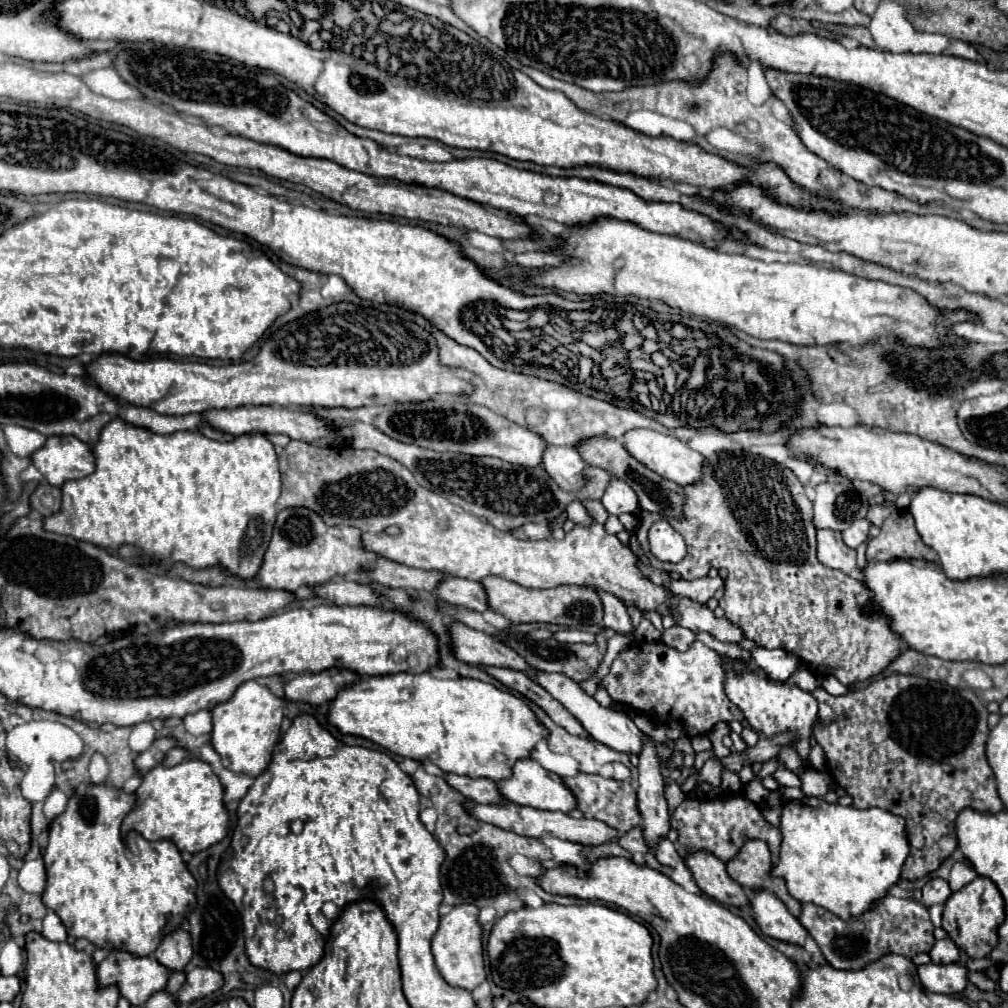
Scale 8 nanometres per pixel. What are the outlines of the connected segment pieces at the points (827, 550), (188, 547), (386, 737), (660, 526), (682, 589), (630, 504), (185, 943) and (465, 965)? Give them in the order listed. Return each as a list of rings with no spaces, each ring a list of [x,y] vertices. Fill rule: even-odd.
[[[818,530],[818,560],[824,566],[850,574],[856,568],[856,550],[842,542],[838,530]]]
[[[112,420],[102,430],[92,452],[96,456],[96,472],[80,480],[68,480],[62,486],[62,508],[44,518],[46,530],[90,542],[110,552],[124,544],[138,546],[142,554],[162,558],[162,566],[170,566],[170,562],[186,562],[194,570],[222,566],[238,580],[254,580],[258,566],[262,566],[262,554],[270,544],[282,484],[278,456],[270,440],[258,432],[234,440],[212,440],[200,432],[162,436],[122,420]]]
[[[440,666],[433,668],[431,673],[400,672],[386,676],[366,676],[358,684],[352,684],[350,688],[338,692],[328,712],[328,722],[334,724],[342,734],[364,736],[390,750],[392,754],[414,758],[418,762],[430,760],[444,774],[458,774],[468,778],[484,776],[496,782],[510,778],[514,762],[530,758],[536,744],[546,740],[546,730],[542,730],[536,714],[518,694],[498,690],[496,686],[482,680],[459,678],[458,672]]]
[[[664,520],[650,528],[650,550],[656,558],[684,558],[686,544],[684,538]]]
[[[704,576],[698,580],[690,580],[690,582],[688,580],[670,582],[670,590],[674,590],[678,596],[686,596],[700,604],[706,604],[716,594],[716,590],[722,586],[724,586],[724,580],[720,576],[716,576],[716,578]]]
[[[614,478],[614,480],[608,484],[608,488],[606,488],[604,496],[602,496],[602,504],[604,504],[604,508],[606,508],[610,514],[620,516],[620,514],[624,514],[624,512],[636,514],[640,502],[638,502],[638,496],[634,494],[634,490],[632,490],[626,482],[622,482],[620,478]]]
[[[176,928],[164,936],[164,940],[154,950],[154,958],[170,970],[184,970],[192,958],[190,934],[184,928]]]
[[[458,904],[446,916],[440,918],[440,928],[432,938],[432,954],[436,958],[436,966],[444,980],[452,986],[460,986],[464,990],[474,990],[478,984],[486,980],[484,966],[484,944],[482,944],[482,926],[478,922],[480,908],[474,904]]]

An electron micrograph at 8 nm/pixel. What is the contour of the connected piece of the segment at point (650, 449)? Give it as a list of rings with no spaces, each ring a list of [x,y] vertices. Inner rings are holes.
[[[630,430],[624,436],[624,444],[626,444],[626,450],[636,460],[640,460],[644,466],[648,466],[650,470],[654,470],[656,474],[660,474],[666,480],[672,480],[680,486],[690,486],[690,484],[702,482],[702,466],[704,466],[706,458],[700,452],[692,450],[686,442],[682,442],[674,436],[666,436],[656,430]]]

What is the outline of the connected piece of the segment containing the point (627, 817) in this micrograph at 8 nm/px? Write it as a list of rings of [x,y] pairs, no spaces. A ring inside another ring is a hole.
[[[578,774],[564,778],[564,784],[574,792],[578,810],[584,814],[584,818],[602,820],[620,832],[628,832],[640,824],[640,814],[636,810],[636,788],[630,782],[618,782],[612,778],[602,778],[598,774]]]

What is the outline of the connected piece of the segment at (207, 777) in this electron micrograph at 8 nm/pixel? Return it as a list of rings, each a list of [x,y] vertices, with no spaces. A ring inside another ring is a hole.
[[[186,758],[176,766],[156,766],[144,774],[140,788],[136,790],[138,806],[126,816],[122,834],[128,830],[140,832],[146,840],[172,840],[178,850],[190,854],[206,850],[220,842],[230,828],[230,814],[224,804],[224,788],[212,766],[198,758]]]

